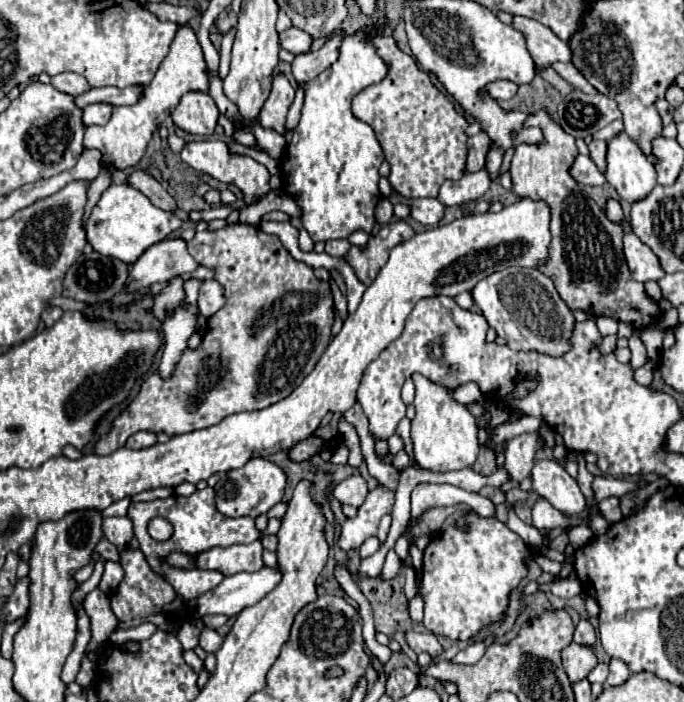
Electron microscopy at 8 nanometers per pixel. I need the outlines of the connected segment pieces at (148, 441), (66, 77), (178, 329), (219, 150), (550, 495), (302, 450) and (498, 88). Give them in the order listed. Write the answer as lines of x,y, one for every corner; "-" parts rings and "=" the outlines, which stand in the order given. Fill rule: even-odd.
136,432
136,434
132,434
128,438
126,448
136,448
138,450
138,448
148,448
152,444
156,444
156,434
152,434
152,432
=
70,72
56,74
52,78
52,86
58,88
58,90
62,90
62,92
68,92
72,96
80,96
80,94
84,94
84,92
90,90
90,84
88,84
88,80
84,76
70,74
=
188,280
184,282
184,290
186,290
186,308
178,310
172,320
166,320
162,324
162,332
164,332
164,354
160,360
160,374
164,378
172,376
174,366
180,358
180,354
186,348
186,340
196,332
196,298
198,298
198,288
200,288
202,280
=
190,140
190,142
184,144
184,148
180,152
180,158
186,164
190,164
194,170
206,172
206,174
210,174
212,178
216,178
220,182
236,184
242,190
242,194
244,194
246,204
252,204
256,198
262,198
262,196
266,196
270,192
270,172
266,170
266,166
258,164
256,160
252,160
248,156
230,154
226,142
222,142
222,140
202,140
202,142
=
536,460
532,468
532,490
564,514
572,516
586,510
586,498
576,480
554,460
=
310,436
310,438
298,442
294,448
290,448
290,450
288,450
288,456
290,456
290,460
294,460
294,462
304,462
304,460
308,460
310,456
314,456
316,452
324,450
324,446
326,446
324,440
320,440
320,438
316,438
316,436
=
500,80
488,86
488,92
492,94
492,98
496,100
510,100
516,94
516,84
508,82
508,80

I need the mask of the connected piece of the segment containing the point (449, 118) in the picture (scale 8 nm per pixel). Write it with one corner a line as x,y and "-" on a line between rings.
390,32
384,34
376,34
372,36
372,40
368,40
376,52
380,54
380,58
388,64
388,74
380,84
372,84
368,88
364,88
364,92
358,92
356,98
352,100
352,114
370,124
376,132
376,138
384,150
386,160
390,162
390,184
394,188
394,192
406,196
406,198
436,198
438,196
438,188
442,186
444,180
458,180
464,174
464,164
466,164
466,128
468,122
462,116
462,112
456,110
454,102
450,102
450,98
446,94
442,94
432,80
428,78
428,74
424,70
420,70
414,62
412,56
404,54
398,46
396,40
392,38

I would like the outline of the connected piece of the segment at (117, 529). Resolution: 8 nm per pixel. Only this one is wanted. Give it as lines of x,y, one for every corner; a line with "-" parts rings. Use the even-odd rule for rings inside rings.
128,516
124,518
104,518
104,536
118,548
124,550
128,546
128,542
134,538
134,528
132,528
132,520

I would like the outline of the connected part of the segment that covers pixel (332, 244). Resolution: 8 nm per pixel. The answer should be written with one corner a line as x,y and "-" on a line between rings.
328,240
326,242
326,254
330,256
346,256
350,250
348,240

